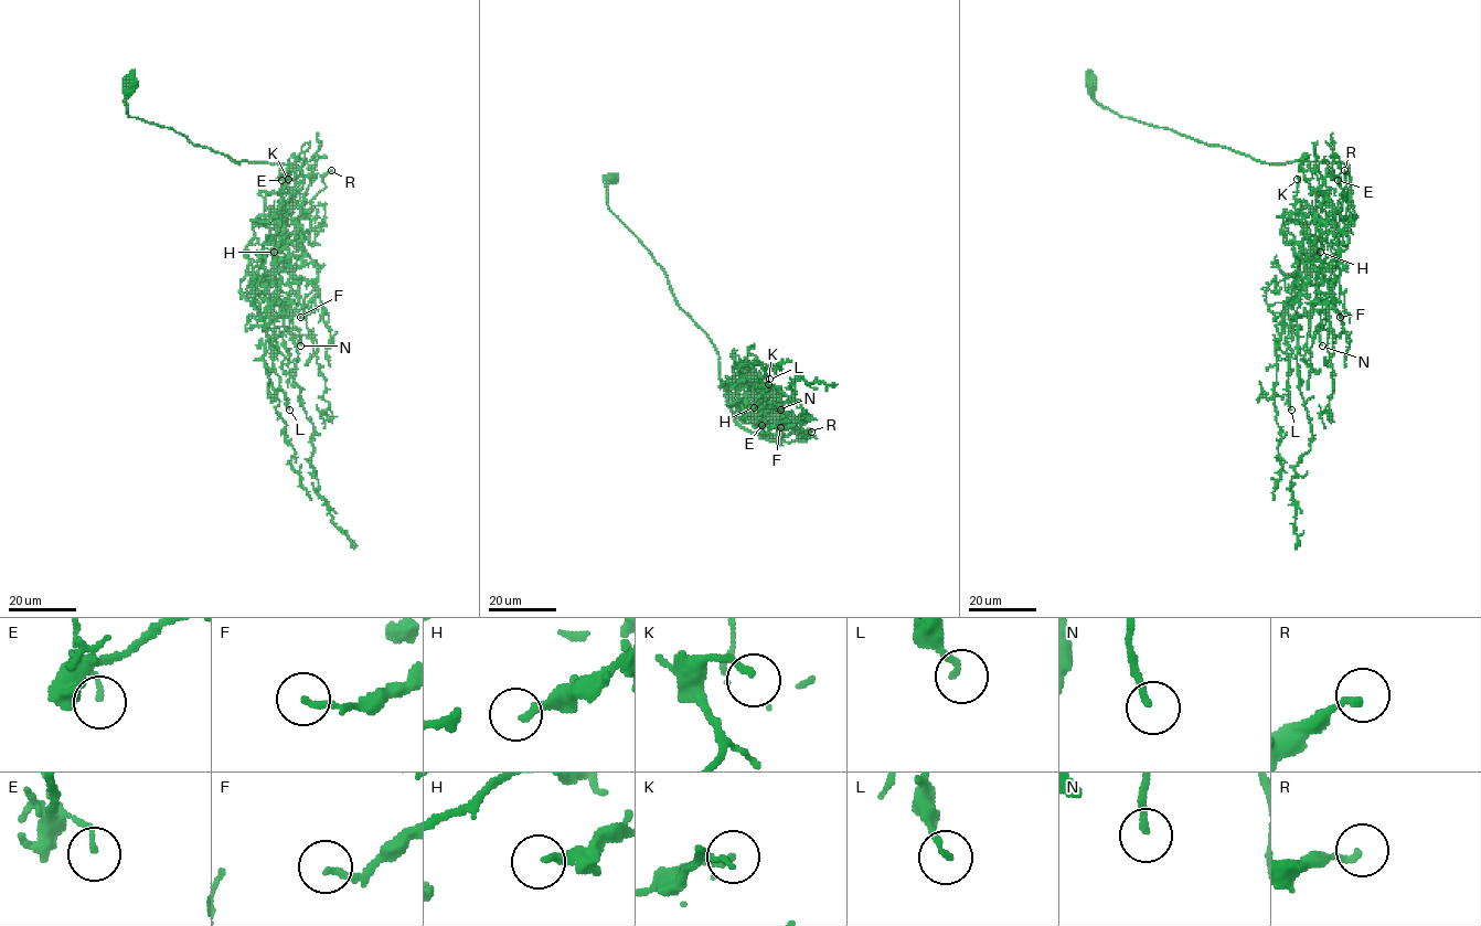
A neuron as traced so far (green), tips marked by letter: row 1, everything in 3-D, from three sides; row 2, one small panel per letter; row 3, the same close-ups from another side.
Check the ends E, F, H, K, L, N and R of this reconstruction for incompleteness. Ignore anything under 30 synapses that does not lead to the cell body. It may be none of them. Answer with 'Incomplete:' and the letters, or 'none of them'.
Incomplete: N

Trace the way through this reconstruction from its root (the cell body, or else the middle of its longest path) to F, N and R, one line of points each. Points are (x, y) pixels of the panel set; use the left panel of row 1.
F: (130, 85), (130, 117), (238, 165), (289, 167), (277, 251), (315, 287), (305, 302), (316, 307), (300, 317)
N: (130, 85), (130, 117), (171, 128), (238, 165), (289, 167), (272, 281), (296, 306), (294, 327), (300, 346)
R: (130, 85), (130, 117), (238, 165), (286, 165), (278, 232), (294, 205), (323, 189), (331, 170)

